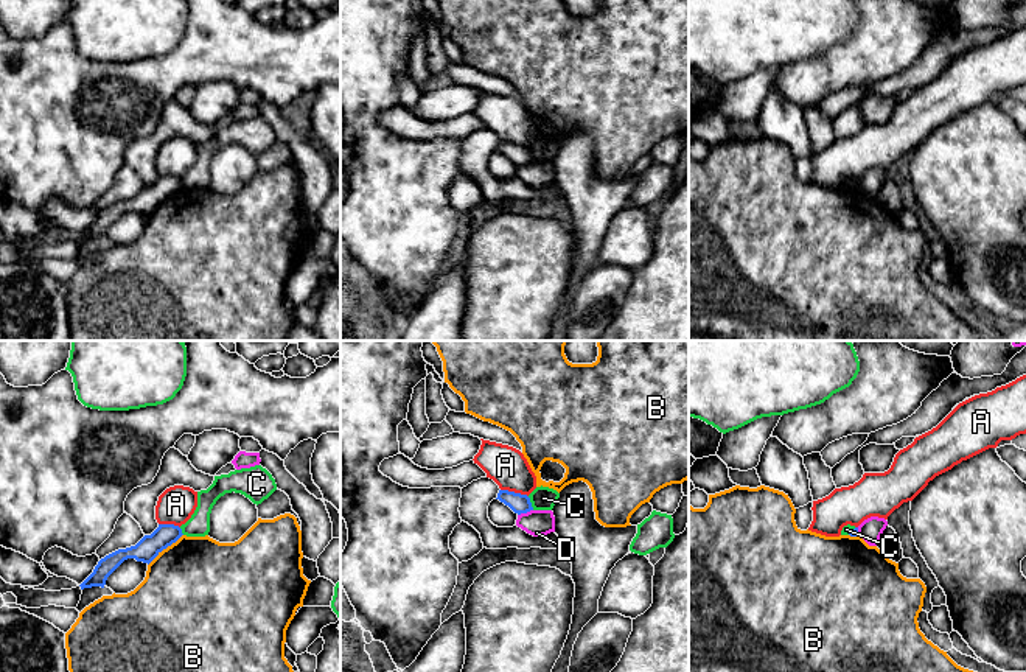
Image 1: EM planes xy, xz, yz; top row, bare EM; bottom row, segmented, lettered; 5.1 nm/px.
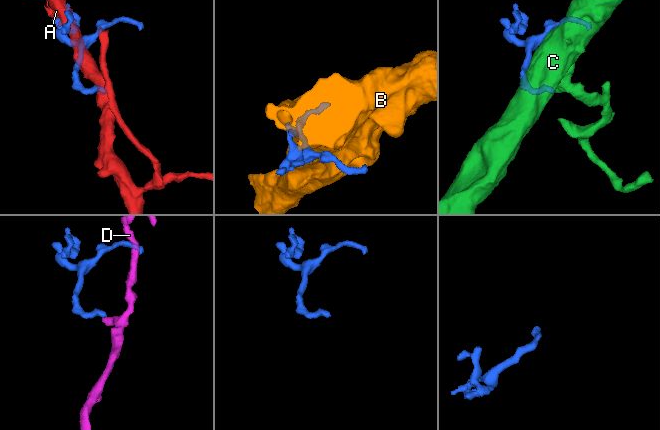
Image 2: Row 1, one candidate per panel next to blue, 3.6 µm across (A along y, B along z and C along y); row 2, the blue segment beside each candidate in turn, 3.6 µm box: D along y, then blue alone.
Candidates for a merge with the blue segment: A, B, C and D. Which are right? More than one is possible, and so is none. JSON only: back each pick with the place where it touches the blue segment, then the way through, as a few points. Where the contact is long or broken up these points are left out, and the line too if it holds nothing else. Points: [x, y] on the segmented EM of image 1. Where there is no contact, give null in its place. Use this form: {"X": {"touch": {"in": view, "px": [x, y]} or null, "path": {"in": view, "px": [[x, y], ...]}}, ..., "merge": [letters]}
{"merge": []}

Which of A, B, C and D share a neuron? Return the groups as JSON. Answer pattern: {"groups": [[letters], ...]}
{"groups": [["A"], ["B"], ["C"], ["D"]]}

